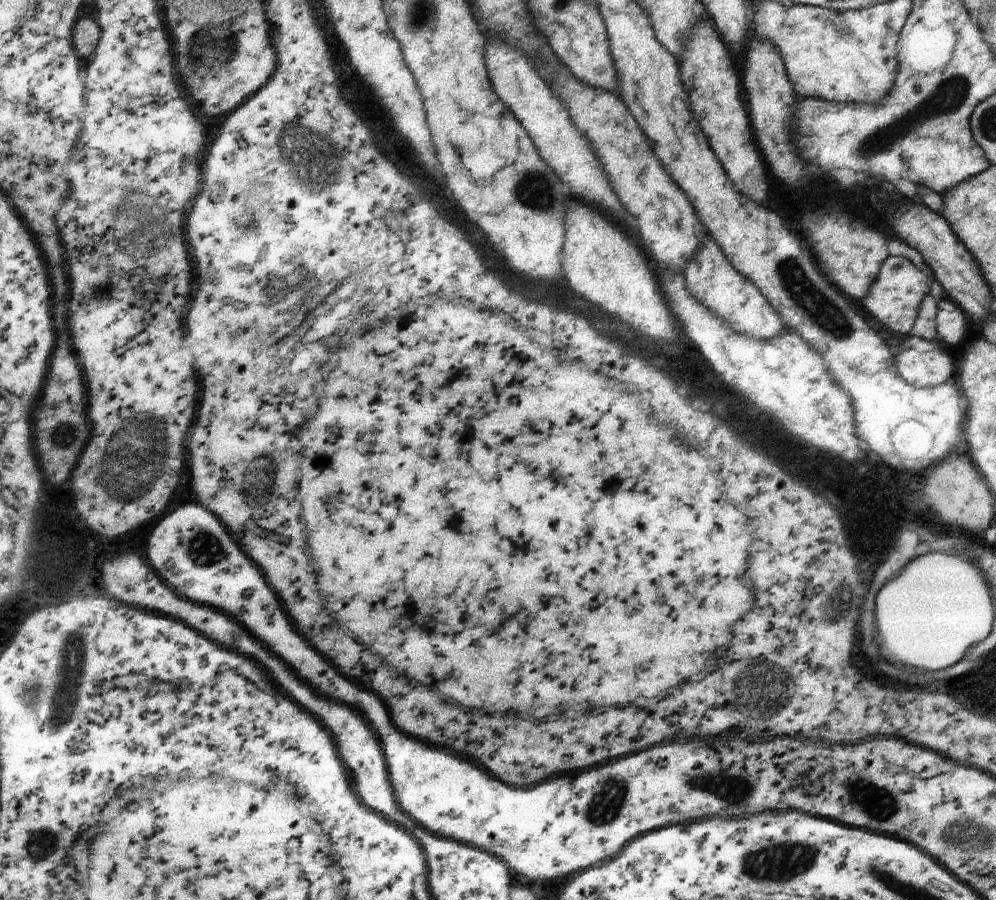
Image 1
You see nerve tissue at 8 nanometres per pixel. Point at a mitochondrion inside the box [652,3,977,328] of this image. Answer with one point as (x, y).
(951, 93)

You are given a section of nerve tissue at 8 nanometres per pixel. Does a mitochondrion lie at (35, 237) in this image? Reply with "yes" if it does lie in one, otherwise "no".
no

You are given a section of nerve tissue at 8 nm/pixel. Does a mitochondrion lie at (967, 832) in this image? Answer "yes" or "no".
yes

